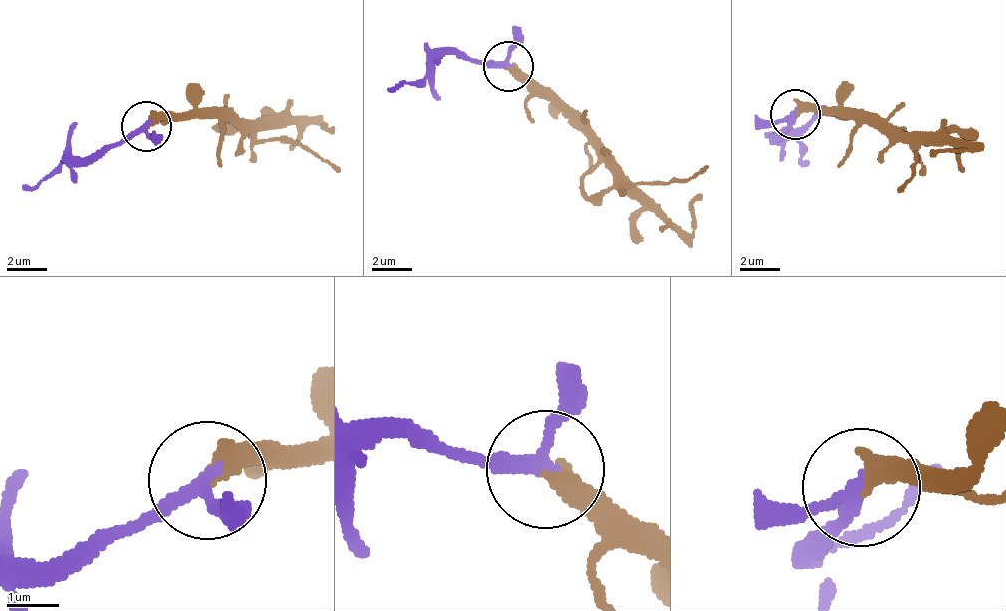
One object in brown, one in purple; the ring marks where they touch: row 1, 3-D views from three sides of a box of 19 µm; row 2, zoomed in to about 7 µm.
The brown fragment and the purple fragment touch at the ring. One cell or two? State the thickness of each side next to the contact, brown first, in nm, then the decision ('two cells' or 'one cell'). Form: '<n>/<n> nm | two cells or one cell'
400/240 nm | one cell

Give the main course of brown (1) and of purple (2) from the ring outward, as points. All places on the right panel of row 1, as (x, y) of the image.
1: (796, 112), (880, 117), (906, 134), (969, 146), (939, 152), (929, 148)
2: (796, 112), (774, 135), (798, 143), (807, 164)

